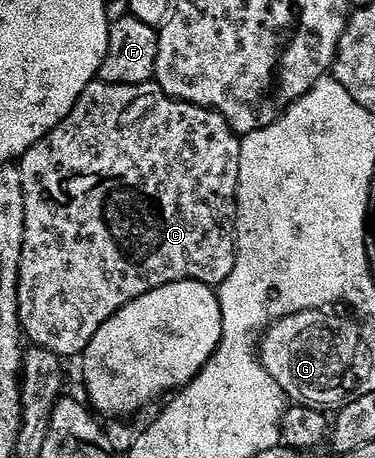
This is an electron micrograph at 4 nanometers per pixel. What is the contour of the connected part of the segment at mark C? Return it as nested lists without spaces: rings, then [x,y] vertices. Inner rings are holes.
[[[95,80],[84,88],[76,100],[72,112],[56,129],[48,132],[44,140],[20,159],[24,176],[24,244],[20,260],[20,280],[18,281],[18,311],[23,335],[33,345],[52,352],[63,360],[77,359],[100,332],[100,328],[124,304],[160,288],[164,284],[183,282],[189,278],[203,282],[206,286],[219,287],[228,276],[236,257],[236,219],[238,216],[238,181],[240,180],[240,148],[242,138],[227,124],[226,117],[206,106],[182,102],[170,98],[159,88],[157,81],[151,80],[135,86],[121,86]]]

